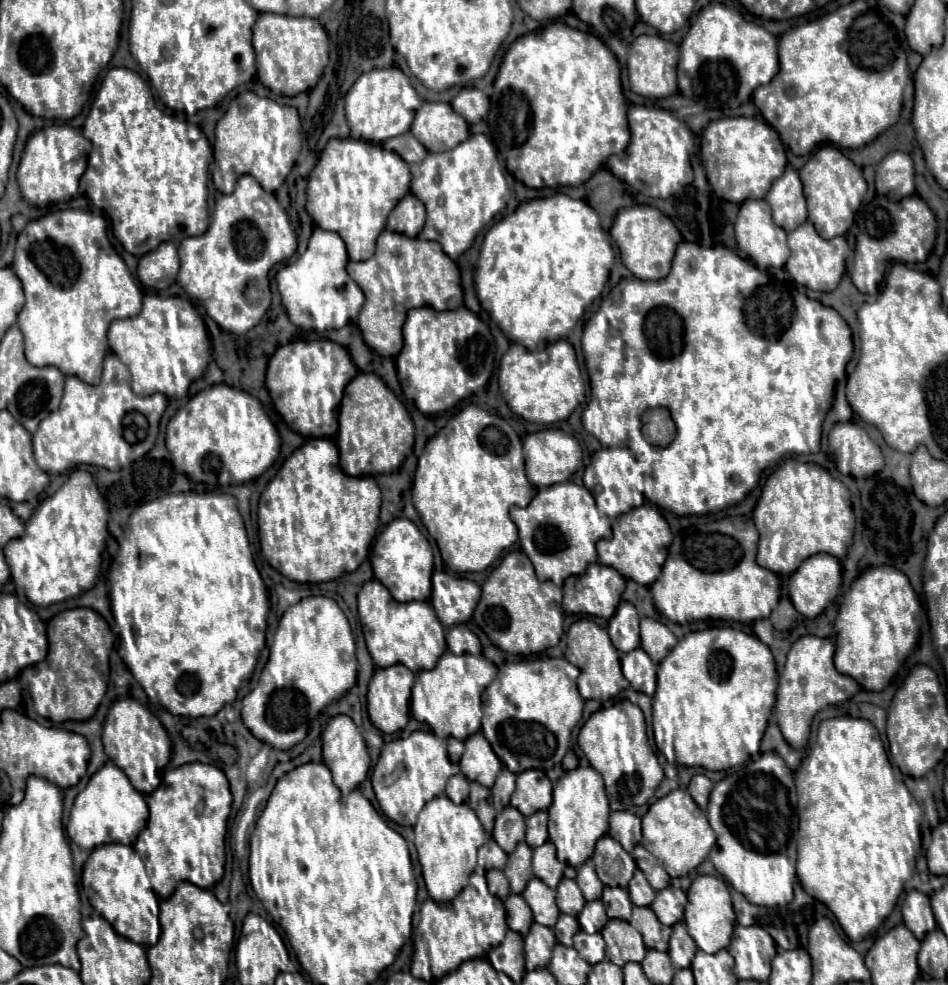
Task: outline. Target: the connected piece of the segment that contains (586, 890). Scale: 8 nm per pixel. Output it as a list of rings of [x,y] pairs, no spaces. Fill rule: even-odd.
[[[585,861],[581,867],[577,867],[577,885],[583,893],[583,897],[587,901],[595,901],[595,899],[601,899],[601,893],[603,893],[603,883],[599,881],[597,873],[595,873],[595,865],[593,861]]]

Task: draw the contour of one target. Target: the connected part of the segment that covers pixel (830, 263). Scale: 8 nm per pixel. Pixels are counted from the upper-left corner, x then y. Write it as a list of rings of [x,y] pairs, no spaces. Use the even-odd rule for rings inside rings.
[[[805,221],[803,225],[799,225],[797,229],[787,233],[789,237],[789,259],[785,263],[787,273],[803,287],[813,289],[813,291],[833,291],[845,271],[845,259],[847,259],[847,241],[845,237],[833,237],[833,239],[823,239],[819,237],[819,233],[815,231],[811,221]]]

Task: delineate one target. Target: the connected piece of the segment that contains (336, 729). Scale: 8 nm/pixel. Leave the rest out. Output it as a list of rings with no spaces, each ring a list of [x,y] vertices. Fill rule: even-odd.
[[[347,715],[333,717],[329,721],[329,725],[323,729],[321,741],[323,741],[323,763],[331,769],[333,783],[341,789],[343,795],[347,795],[349,791],[353,791],[367,777],[367,771],[369,771],[367,745],[363,741],[357,725],[353,723],[353,719],[347,717]]]

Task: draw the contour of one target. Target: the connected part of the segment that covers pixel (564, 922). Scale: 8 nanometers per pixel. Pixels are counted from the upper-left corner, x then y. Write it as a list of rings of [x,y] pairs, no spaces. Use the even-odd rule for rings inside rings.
[[[559,915],[559,921],[557,925],[553,927],[553,933],[557,937],[559,943],[563,945],[573,945],[573,935],[579,931],[579,925],[577,925],[577,919],[573,915]]]

